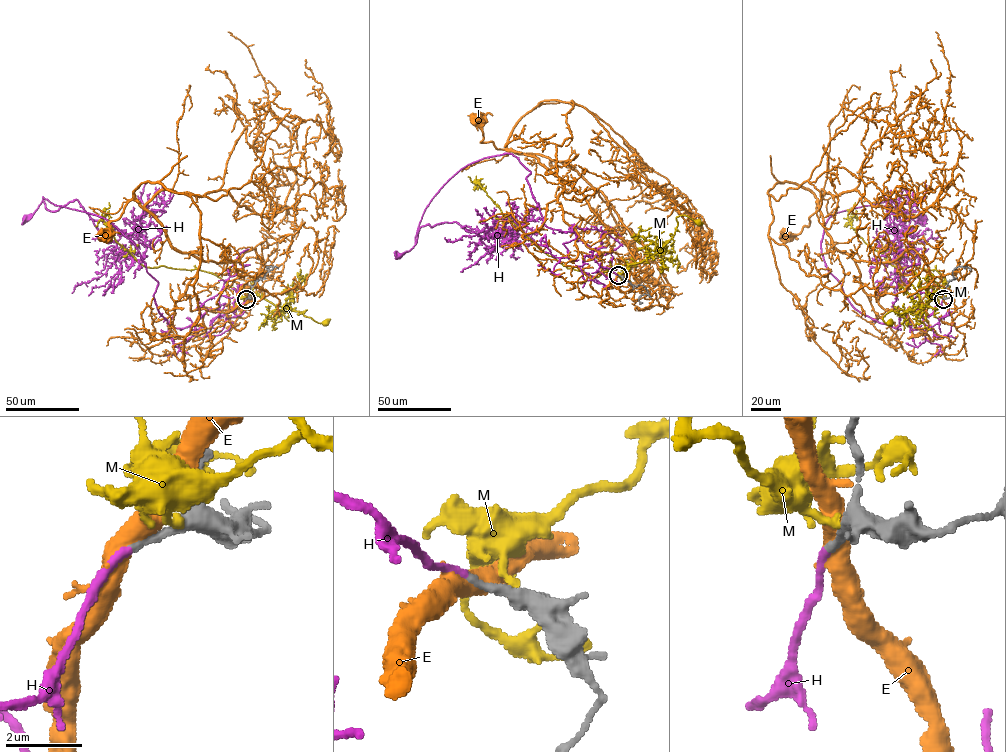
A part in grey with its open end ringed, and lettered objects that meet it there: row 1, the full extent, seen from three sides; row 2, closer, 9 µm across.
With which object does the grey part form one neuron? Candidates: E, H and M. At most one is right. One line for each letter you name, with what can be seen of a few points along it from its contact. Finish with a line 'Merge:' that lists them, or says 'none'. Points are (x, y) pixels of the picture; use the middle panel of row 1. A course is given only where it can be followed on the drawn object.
H: course (618, 275), (573, 232), (547, 226), (531, 172), (510, 153), (457, 172), (426, 208), (415, 244), (397, 256)
Merge: H

